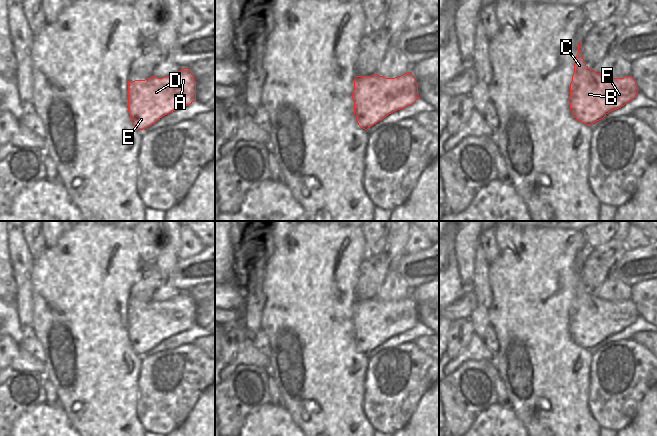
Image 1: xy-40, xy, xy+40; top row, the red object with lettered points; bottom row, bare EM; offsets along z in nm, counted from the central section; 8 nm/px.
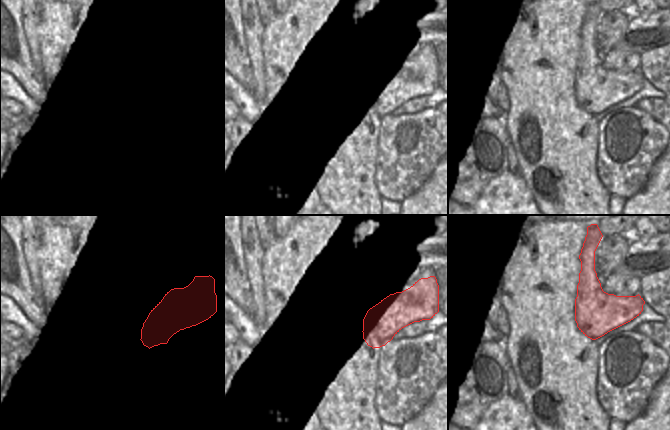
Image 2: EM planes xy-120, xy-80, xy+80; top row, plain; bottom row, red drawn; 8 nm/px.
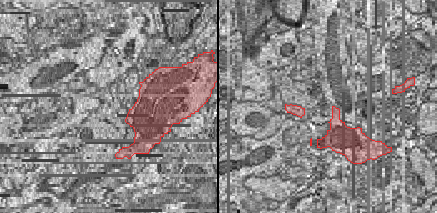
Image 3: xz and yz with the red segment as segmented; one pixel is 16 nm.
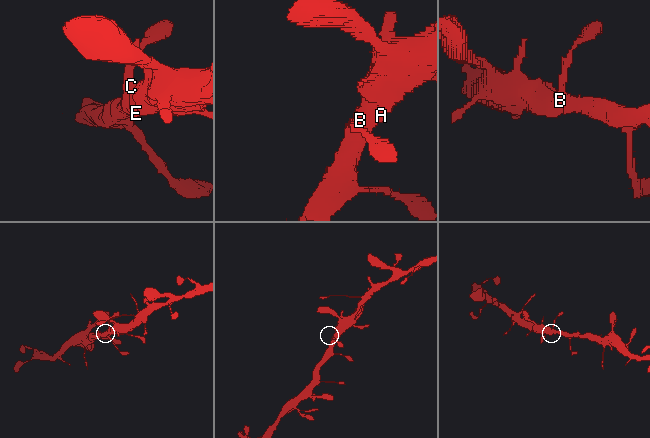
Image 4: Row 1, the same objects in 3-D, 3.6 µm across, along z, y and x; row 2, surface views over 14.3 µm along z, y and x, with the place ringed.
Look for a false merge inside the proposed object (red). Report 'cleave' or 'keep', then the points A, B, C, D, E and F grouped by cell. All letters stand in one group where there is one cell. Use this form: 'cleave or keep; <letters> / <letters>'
keep; A B C D E F

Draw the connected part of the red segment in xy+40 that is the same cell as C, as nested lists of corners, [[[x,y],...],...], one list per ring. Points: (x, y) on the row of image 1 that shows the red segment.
[[[582,42],[570,83],[570,111],[579,122],[590,126],[633,100],[638,87],[631,76],[609,78],[591,70],[582,57]]]

